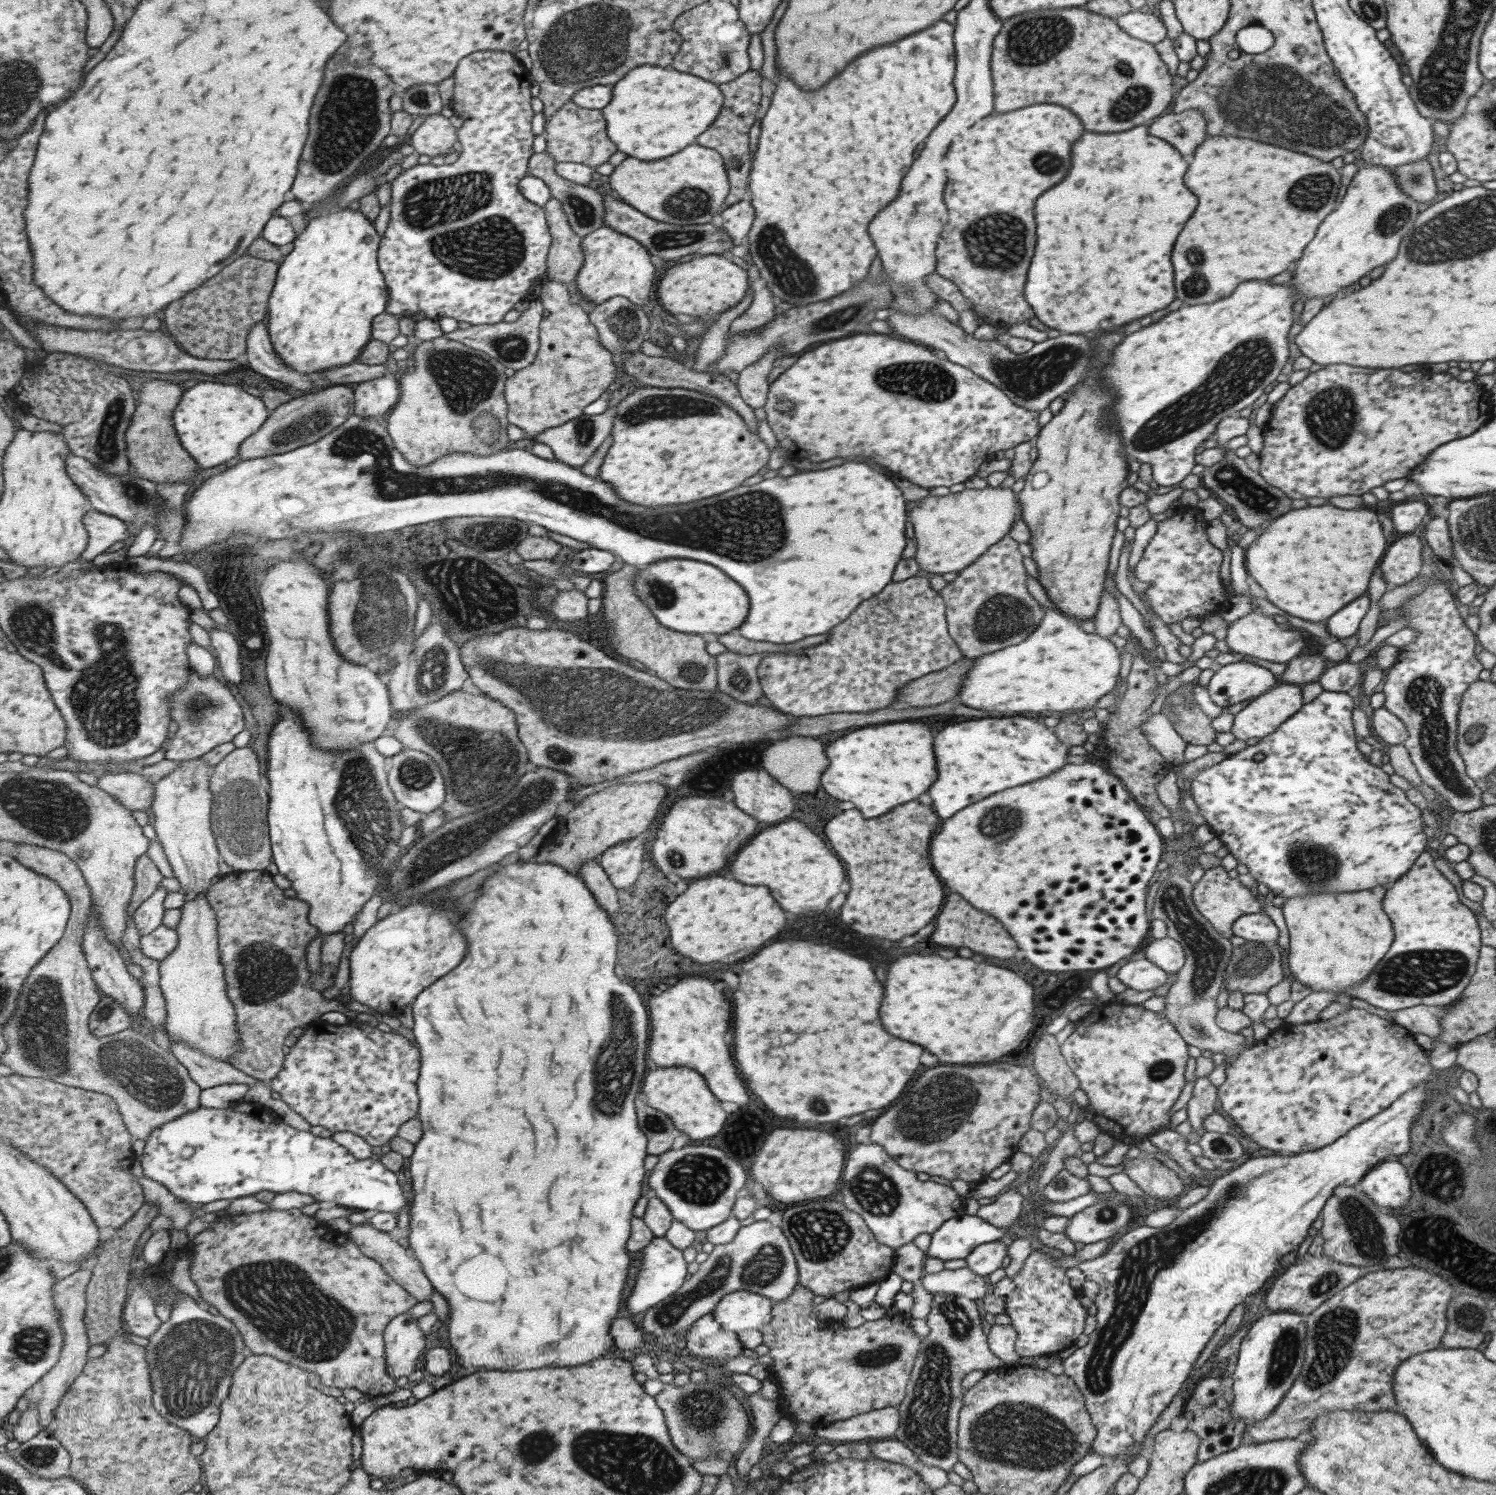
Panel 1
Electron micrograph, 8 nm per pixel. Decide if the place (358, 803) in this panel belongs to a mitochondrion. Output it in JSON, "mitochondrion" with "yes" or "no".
{"mitochondrion":"yes"}

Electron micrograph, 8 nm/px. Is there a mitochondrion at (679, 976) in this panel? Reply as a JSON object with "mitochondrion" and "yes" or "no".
{"mitochondrion":"no"}

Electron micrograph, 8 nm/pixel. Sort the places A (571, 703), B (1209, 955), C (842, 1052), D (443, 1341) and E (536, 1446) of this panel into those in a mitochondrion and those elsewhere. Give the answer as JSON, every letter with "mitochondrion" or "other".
{"A":"mitochondrion","B":"mitochondrion","C":"other","D":"other","E":"mitochondrion"}

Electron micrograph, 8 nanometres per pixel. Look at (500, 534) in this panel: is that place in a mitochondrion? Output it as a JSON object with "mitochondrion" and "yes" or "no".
{"mitochondrion":"yes"}

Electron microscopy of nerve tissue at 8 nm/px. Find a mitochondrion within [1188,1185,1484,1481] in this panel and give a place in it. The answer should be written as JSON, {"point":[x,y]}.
{"point":[1336,1333]}

